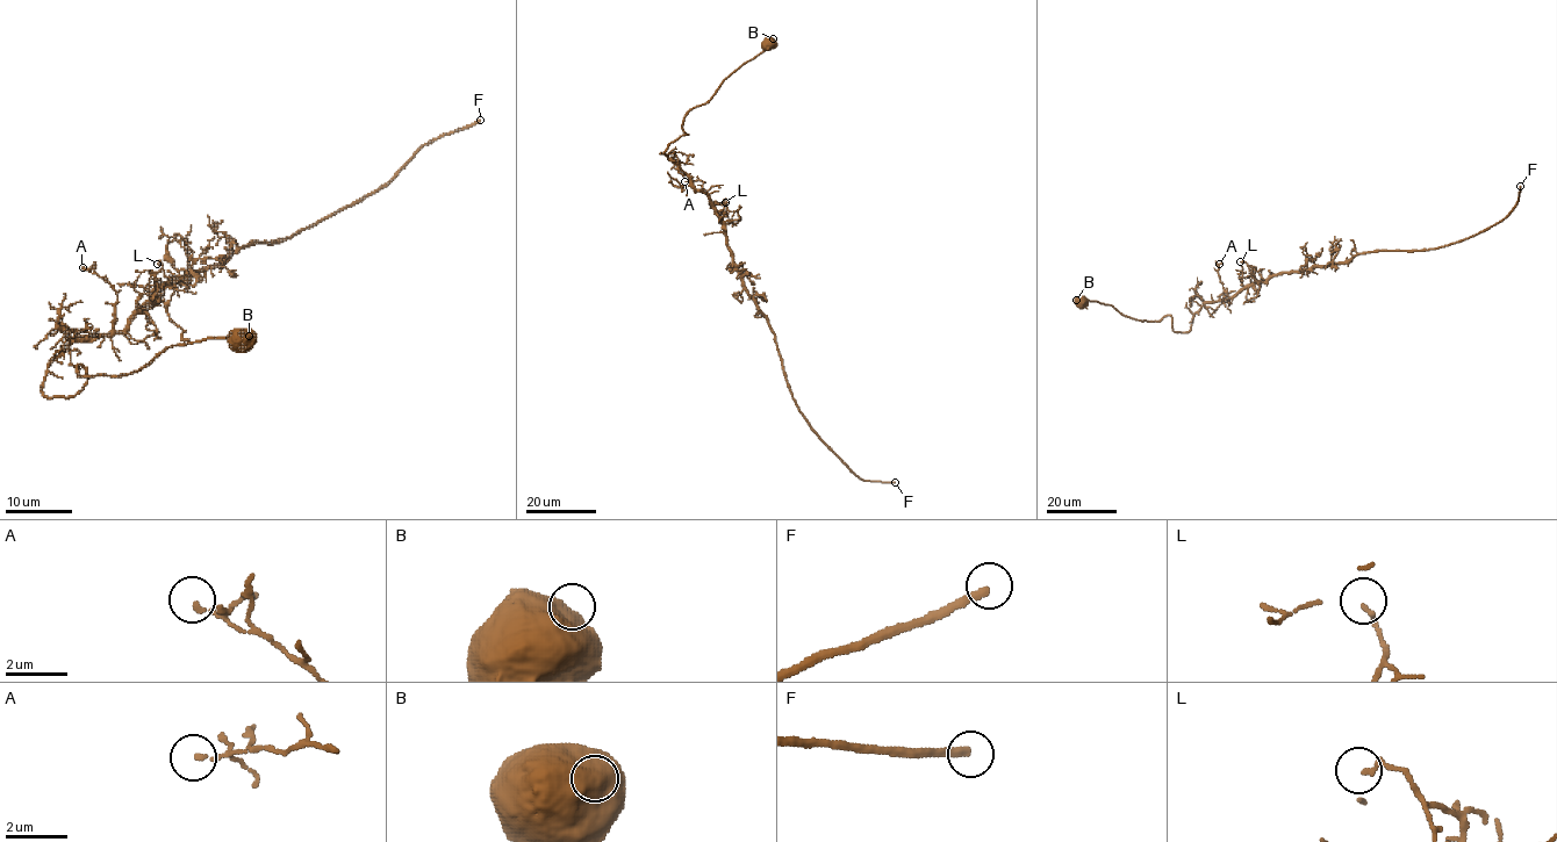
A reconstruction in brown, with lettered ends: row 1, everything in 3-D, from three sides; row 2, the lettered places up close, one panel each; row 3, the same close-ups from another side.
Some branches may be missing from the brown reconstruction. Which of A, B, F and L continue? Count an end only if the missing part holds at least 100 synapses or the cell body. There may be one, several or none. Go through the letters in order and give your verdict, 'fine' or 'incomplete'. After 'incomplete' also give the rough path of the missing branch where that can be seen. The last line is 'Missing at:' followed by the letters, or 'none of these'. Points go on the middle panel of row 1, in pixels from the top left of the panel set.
A: fine
B: fine
F: incomplete; course (895, 482), (903, 482), (946, 461), (1001, 424), (987, 424), (980, 431), (980, 441), (984, 445)
L: fine
Missing at: F

